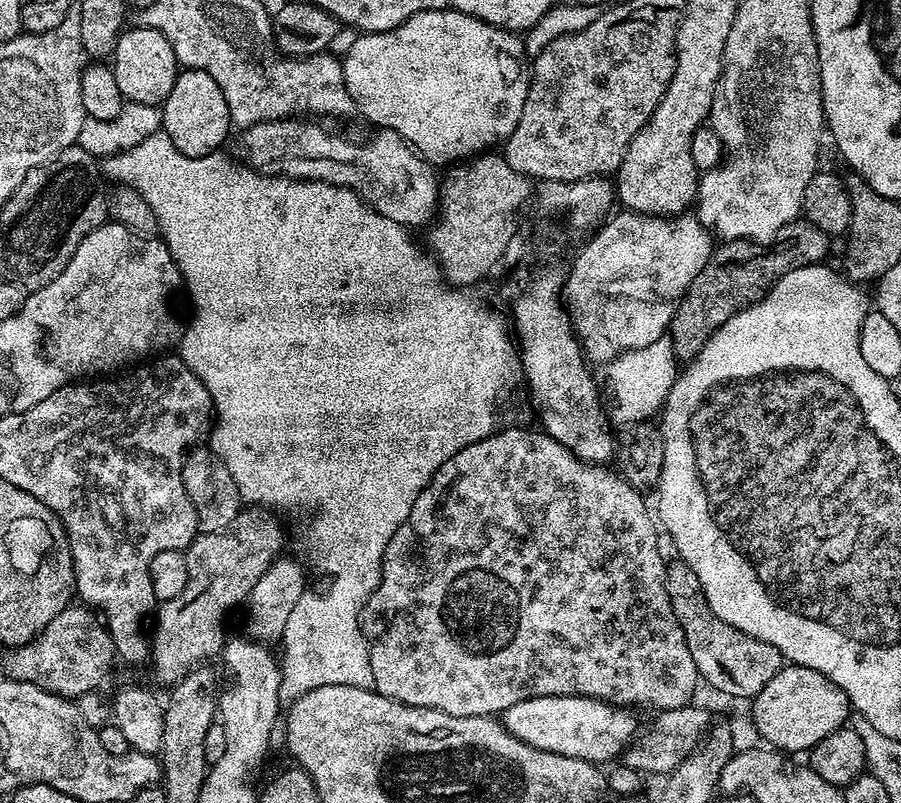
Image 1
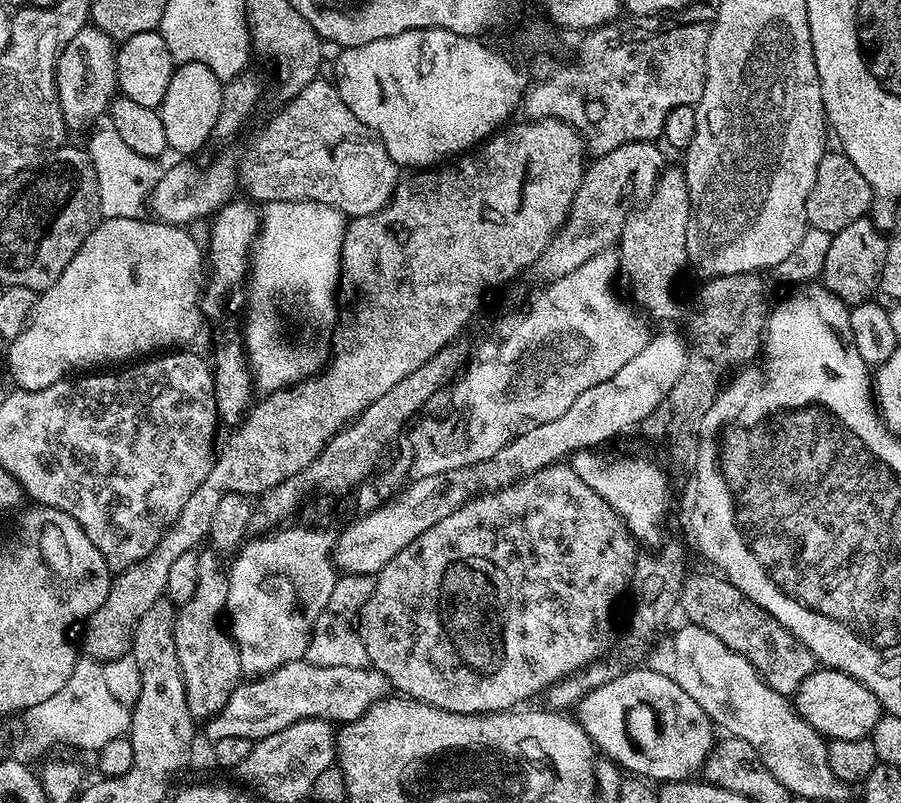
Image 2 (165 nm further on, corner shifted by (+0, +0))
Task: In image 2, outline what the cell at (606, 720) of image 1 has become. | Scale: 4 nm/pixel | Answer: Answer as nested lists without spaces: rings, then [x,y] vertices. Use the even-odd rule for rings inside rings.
[[[632,666],[618,678],[606,682],[606,686],[598,686],[590,694],[586,694],[580,703],[575,705],[574,719],[582,726],[585,734],[591,738],[593,745],[600,748],[605,757],[620,765],[625,773],[635,774],[649,782],[667,782],[670,780],[687,780],[695,777],[708,761],[708,755],[718,739],[717,729],[712,719],[678,686],[667,671],[655,672],[645,666]]]

